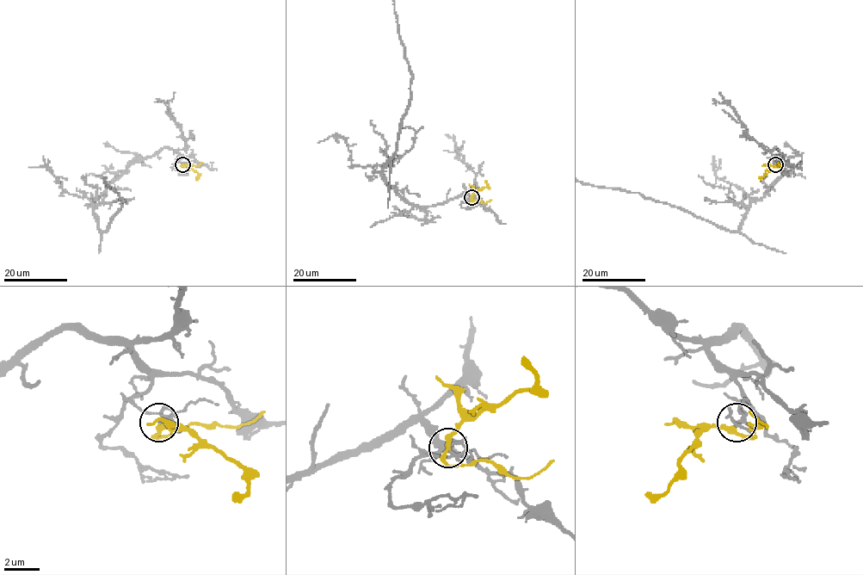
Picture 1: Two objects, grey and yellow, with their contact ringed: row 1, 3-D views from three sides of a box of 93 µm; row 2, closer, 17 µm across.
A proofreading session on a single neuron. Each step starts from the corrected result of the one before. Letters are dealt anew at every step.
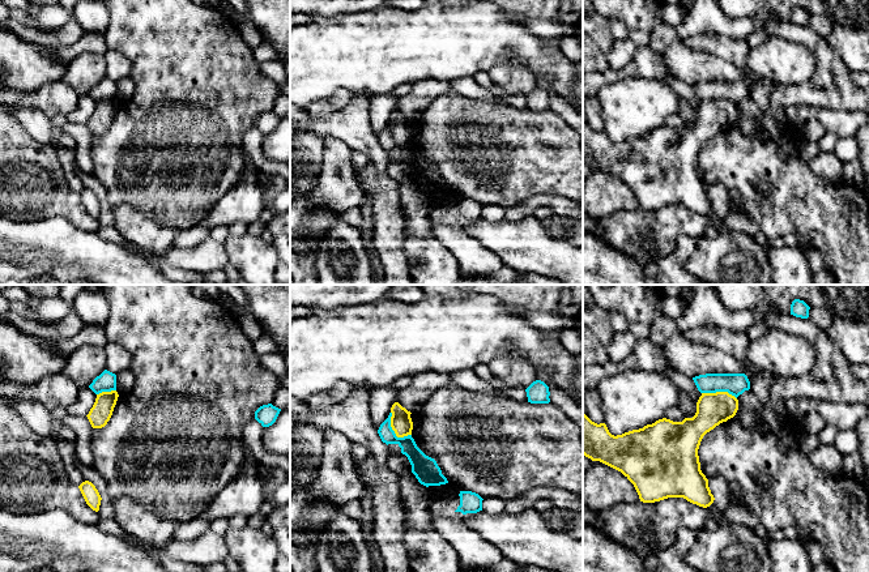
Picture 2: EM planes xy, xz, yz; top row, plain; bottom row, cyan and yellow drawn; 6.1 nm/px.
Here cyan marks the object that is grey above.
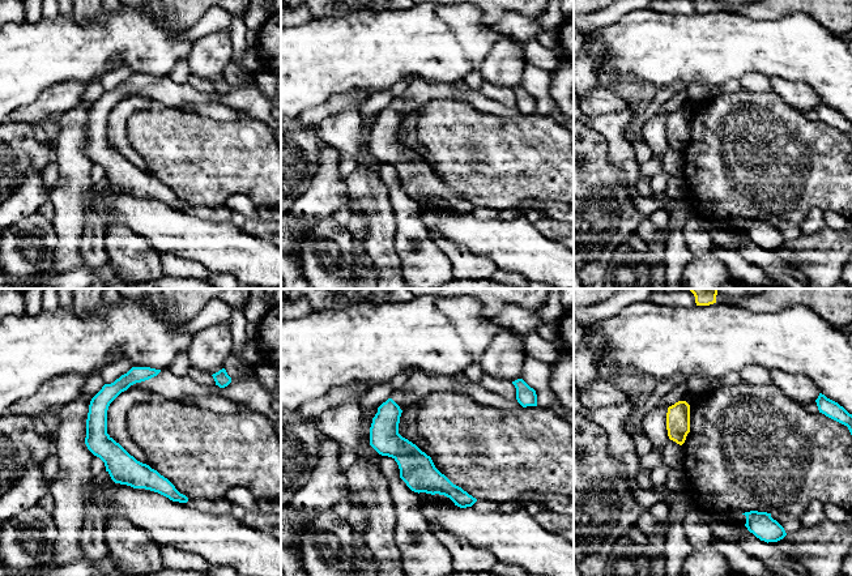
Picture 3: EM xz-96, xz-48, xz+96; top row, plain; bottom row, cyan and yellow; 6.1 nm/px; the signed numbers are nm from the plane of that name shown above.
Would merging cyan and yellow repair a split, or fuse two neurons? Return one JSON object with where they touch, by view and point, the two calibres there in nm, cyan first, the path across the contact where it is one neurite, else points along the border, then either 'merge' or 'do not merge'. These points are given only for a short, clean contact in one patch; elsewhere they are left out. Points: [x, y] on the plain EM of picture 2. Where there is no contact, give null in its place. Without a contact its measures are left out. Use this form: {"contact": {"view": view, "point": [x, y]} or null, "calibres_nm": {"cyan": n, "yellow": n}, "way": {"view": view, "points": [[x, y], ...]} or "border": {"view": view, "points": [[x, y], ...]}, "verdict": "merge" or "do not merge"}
{"contact": {"view": "xz", "point": [393, 139]}, "calibres_nm": {"cyan": 120, "yellow": 130}, "border": {"view": "xz", "points": [[391, 119], [391, 136], [393, 140], [397, 144], [410, 142]]}, "verdict": "do not merge"}

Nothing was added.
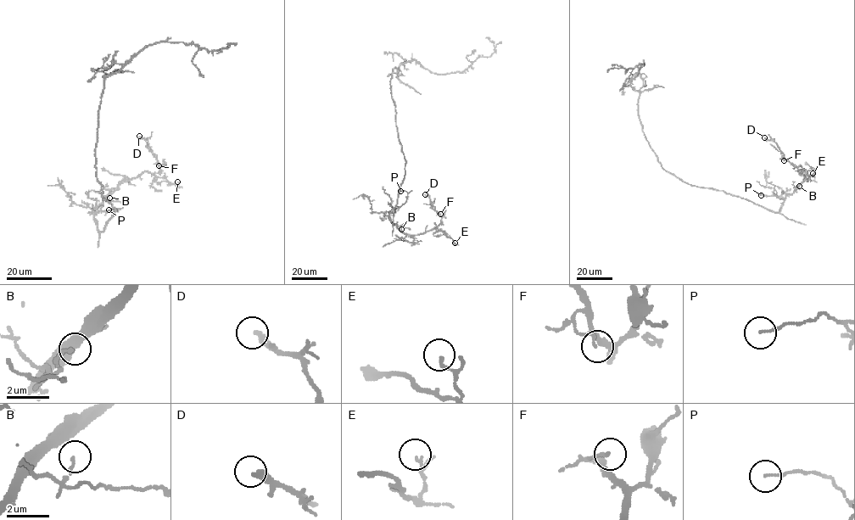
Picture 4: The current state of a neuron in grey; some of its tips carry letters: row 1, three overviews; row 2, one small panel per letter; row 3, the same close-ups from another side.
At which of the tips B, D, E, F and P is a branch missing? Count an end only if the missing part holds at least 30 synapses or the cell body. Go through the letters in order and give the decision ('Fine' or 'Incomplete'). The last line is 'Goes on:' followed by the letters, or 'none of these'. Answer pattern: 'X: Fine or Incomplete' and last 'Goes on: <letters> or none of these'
B: Fine
D: Fine
E: Fine
F: Fine
P: Fine
Goes on: none of these

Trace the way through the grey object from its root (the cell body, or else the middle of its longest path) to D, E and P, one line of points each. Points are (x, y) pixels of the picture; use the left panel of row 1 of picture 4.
D: (102, 190), (114, 209), (99, 232), (94, 209), (122, 182), (159, 170), (148, 141), (139, 136)
E: (102, 190), (102, 197), (114, 209), (99, 232), (93, 209), (122, 182), (145, 171), (177, 187), (177, 181)
P: (102, 190), (102, 197), (114, 209), (104, 229), (99, 232), (94, 214), (117, 209), (108, 209)

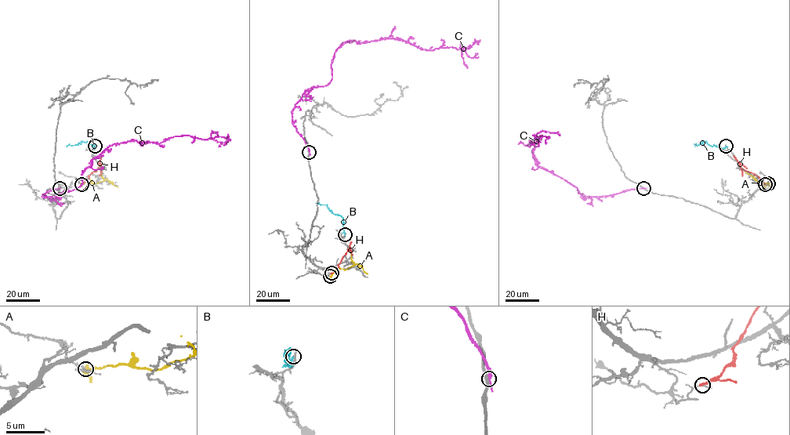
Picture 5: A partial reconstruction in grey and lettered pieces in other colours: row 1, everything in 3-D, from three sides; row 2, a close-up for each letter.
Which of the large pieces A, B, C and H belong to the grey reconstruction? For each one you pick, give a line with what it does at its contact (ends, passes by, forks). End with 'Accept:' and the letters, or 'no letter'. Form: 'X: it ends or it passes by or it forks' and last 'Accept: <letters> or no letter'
Accept: no letter

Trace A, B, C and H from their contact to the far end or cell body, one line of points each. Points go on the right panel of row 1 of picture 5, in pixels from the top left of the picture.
A: (768, 183), (755, 179), (766, 186)
B: (726, 146), (722, 148), (711, 146), (705, 141), (695, 146)
C: (643, 188), (583, 197), (534, 158), (530, 140), (542, 135), (536, 135), (560, 135)
H: (765, 183), (759, 177), (740, 166), (733, 156)

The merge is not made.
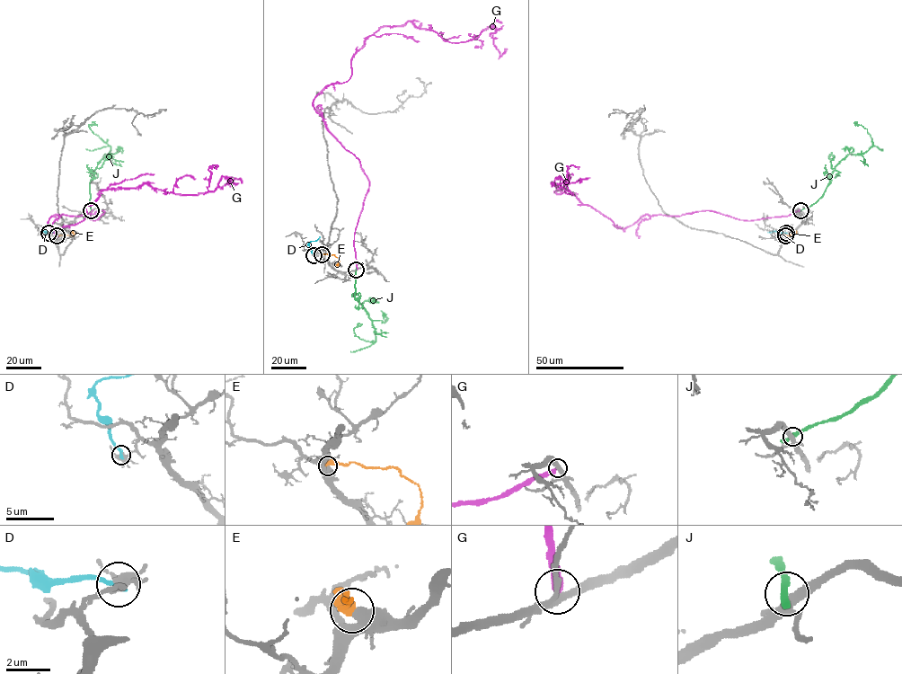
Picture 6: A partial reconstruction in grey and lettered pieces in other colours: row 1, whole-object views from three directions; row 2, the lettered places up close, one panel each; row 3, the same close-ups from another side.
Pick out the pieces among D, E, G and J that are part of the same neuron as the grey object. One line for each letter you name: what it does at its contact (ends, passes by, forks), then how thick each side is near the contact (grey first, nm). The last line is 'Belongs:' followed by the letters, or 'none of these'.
Belongs: none of these

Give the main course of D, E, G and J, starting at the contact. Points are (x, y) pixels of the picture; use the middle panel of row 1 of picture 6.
D: (313, 255), (308, 243), (320, 237)
E: (322, 254), (334, 254), (339, 259), (337, 265)
G: (357, 269), (368, 180), (314, 98), (349, 78), (381, 27), (411, 22), (462, 42), (492, 27), (508, 48)
J: (356, 270), (355, 298), (371, 321), (374, 341), (355, 335), (353, 329), (361, 323)

